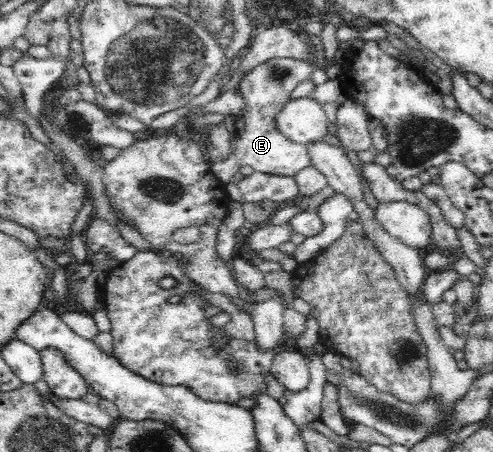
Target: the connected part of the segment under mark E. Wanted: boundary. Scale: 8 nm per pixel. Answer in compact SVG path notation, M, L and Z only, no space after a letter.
M273 57L243 75L237 88L246 102L241 113L245 127L233 141L228 158L211 165L212 174L221 183L228 184L244 165L252 167L255 172L284 177L295 177L301 169L310 166L310 154L306 146L294 143L284 136L276 128L276 117L282 111L282 107L291 100L290 93L296 85L306 81L318 68L320 66L312 60Z

